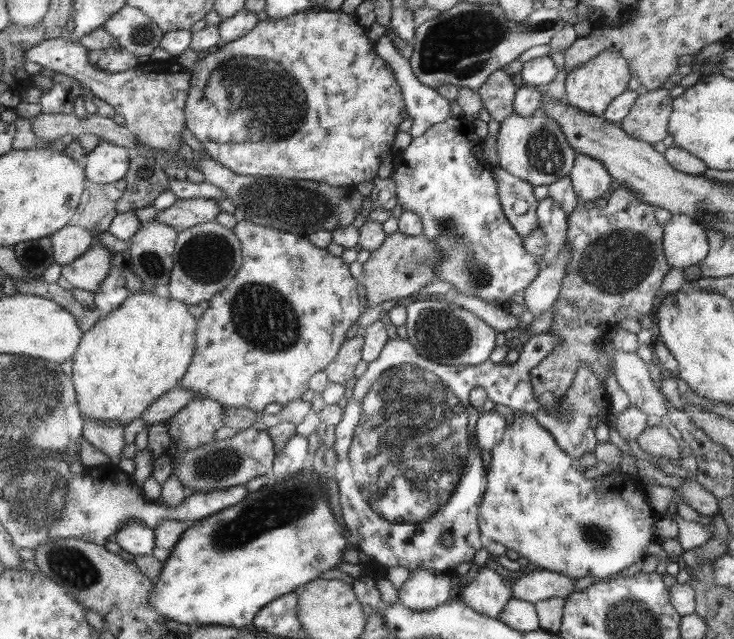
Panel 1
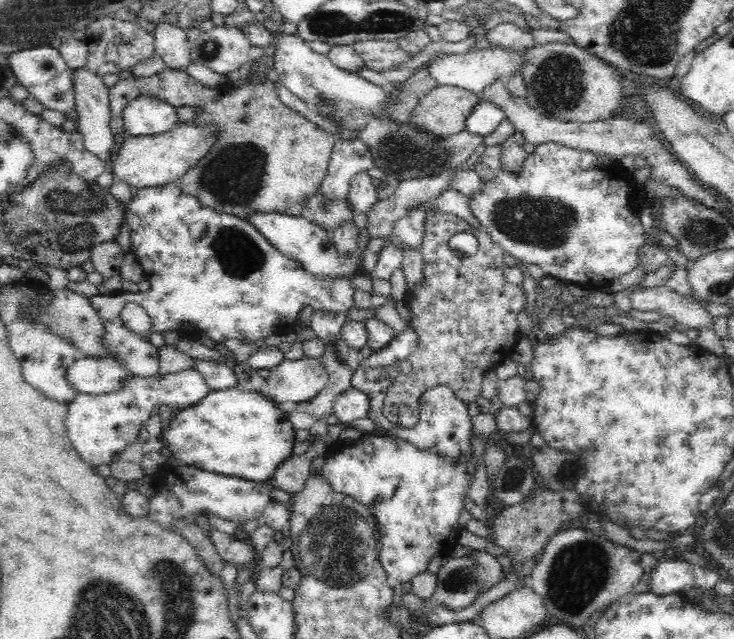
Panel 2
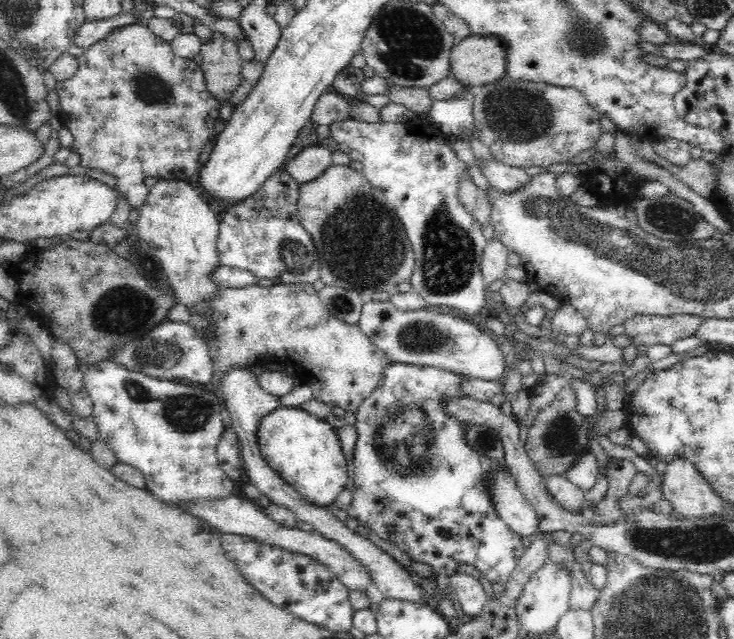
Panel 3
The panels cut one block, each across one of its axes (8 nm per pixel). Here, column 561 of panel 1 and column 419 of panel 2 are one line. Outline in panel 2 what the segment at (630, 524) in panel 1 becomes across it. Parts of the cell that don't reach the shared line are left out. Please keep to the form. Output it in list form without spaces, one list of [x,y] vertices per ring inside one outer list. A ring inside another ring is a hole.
[[[362,432],[360,440],[356,440],[352,446],[328,456],[322,466],[322,476],[332,486],[334,492],[344,494],[346,498],[352,498],[364,506],[370,506],[370,512],[376,518],[376,528],[380,534],[380,566],[384,574],[400,580],[400,586],[406,582],[412,582],[416,576],[428,572],[428,564],[432,558],[442,556],[448,542],[452,542],[458,534],[458,516],[464,510],[462,494],[466,496],[468,480],[474,472],[474,458],[466,464],[460,460],[448,460],[440,458],[428,450],[418,450],[416,446],[394,438],[394,436],[376,436]]]

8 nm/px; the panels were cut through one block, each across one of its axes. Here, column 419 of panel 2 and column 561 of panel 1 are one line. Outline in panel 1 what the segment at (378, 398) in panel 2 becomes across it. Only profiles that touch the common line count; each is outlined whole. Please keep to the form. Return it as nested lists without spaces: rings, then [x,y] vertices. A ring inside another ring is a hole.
[[[553,332],[535,334],[535,336],[531,336],[531,338],[525,342],[525,346],[523,346],[523,350],[521,350],[517,362],[513,362],[511,366],[509,366],[509,364],[507,364],[507,366],[505,366],[505,364],[491,364],[491,362],[485,362],[485,364],[479,364],[479,366],[439,366],[439,364],[433,364],[433,362],[421,358],[421,356],[417,354],[417,350],[411,346],[411,342],[407,342],[407,340],[397,338],[397,340],[389,340],[389,342],[383,346],[383,350],[381,350],[381,354],[377,356],[377,360],[373,360],[373,362],[367,366],[365,374],[361,374],[361,376],[357,378],[357,384],[355,384],[355,390],[353,390],[353,398],[347,402],[347,408],[345,408],[345,418],[343,418],[341,424],[337,424],[337,430],[335,430],[337,480],[339,480],[339,492],[341,492],[343,520],[345,520],[347,528],[349,528],[349,534],[351,534],[355,546],[359,548],[359,552],[365,552],[365,556],[371,560],[371,564],[365,566],[365,568],[387,570],[387,568],[401,566],[401,568],[405,568],[405,570],[409,570],[409,572],[421,568],[421,570],[433,570],[433,572],[437,572],[437,574],[453,574],[455,568],[457,568],[461,562],[473,562],[475,552],[481,550],[481,542],[479,542],[481,530],[479,530],[479,524],[477,524],[477,516],[479,516],[479,508],[481,508],[481,502],[483,502],[483,496],[485,496],[485,490],[487,490],[487,468],[483,468],[483,464],[481,464],[481,448],[479,448],[477,436],[475,436],[475,426],[477,426],[477,418],[479,418],[481,412],[477,412],[477,410],[471,406],[471,402],[469,402],[469,392],[471,392],[473,388],[477,388],[477,386],[483,388],[483,390],[487,392],[487,398],[489,398],[495,406],[503,404],[503,406],[509,406],[515,414],[529,414],[529,416],[533,416],[545,430],[549,430],[549,432],[553,434],[557,446],[559,446],[561,450],[565,450],[567,454],[575,456],[577,460],[579,460],[579,456],[581,456],[583,452],[593,452],[593,450],[595,450],[595,444],[597,444],[597,440],[595,440],[595,436],[593,436],[593,434],[595,434],[595,428],[597,428],[599,422],[607,422],[607,420],[609,420],[609,416],[611,416],[611,404],[609,404],[609,396],[607,396],[607,392],[605,392],[605,382],[603,382],[603,378],[601,378],[601,376],[595,376],[595,374],[589,370],[589,366],[587,366],[585,362],[579,362],[579,368],[577,368],[577,372],[575,372],[575,376],[573,376],[573,380],[571,380],[571,386],[567,388],[567,396],[565,396],[565,402],[563,402],[563,408],[565,408],[567,412],[571,412],[571,414],[569,414],[569,420],[563,420],[563,422],[559,420],[559,422],[557,422],[555,418],[547,416],[545,412],[541,412],[537,400],[533,398],[533,390],[531,390],[531,386],[529,386],[529,372],[531,372],[551,350],[555,350],[557,346],[559,346],[559,336],[557,336],[557,334],[553,334]],[[445,532],[451,534],[451,548],[445,548],[445,546],[441,544],[441,536],[443,536]]]

